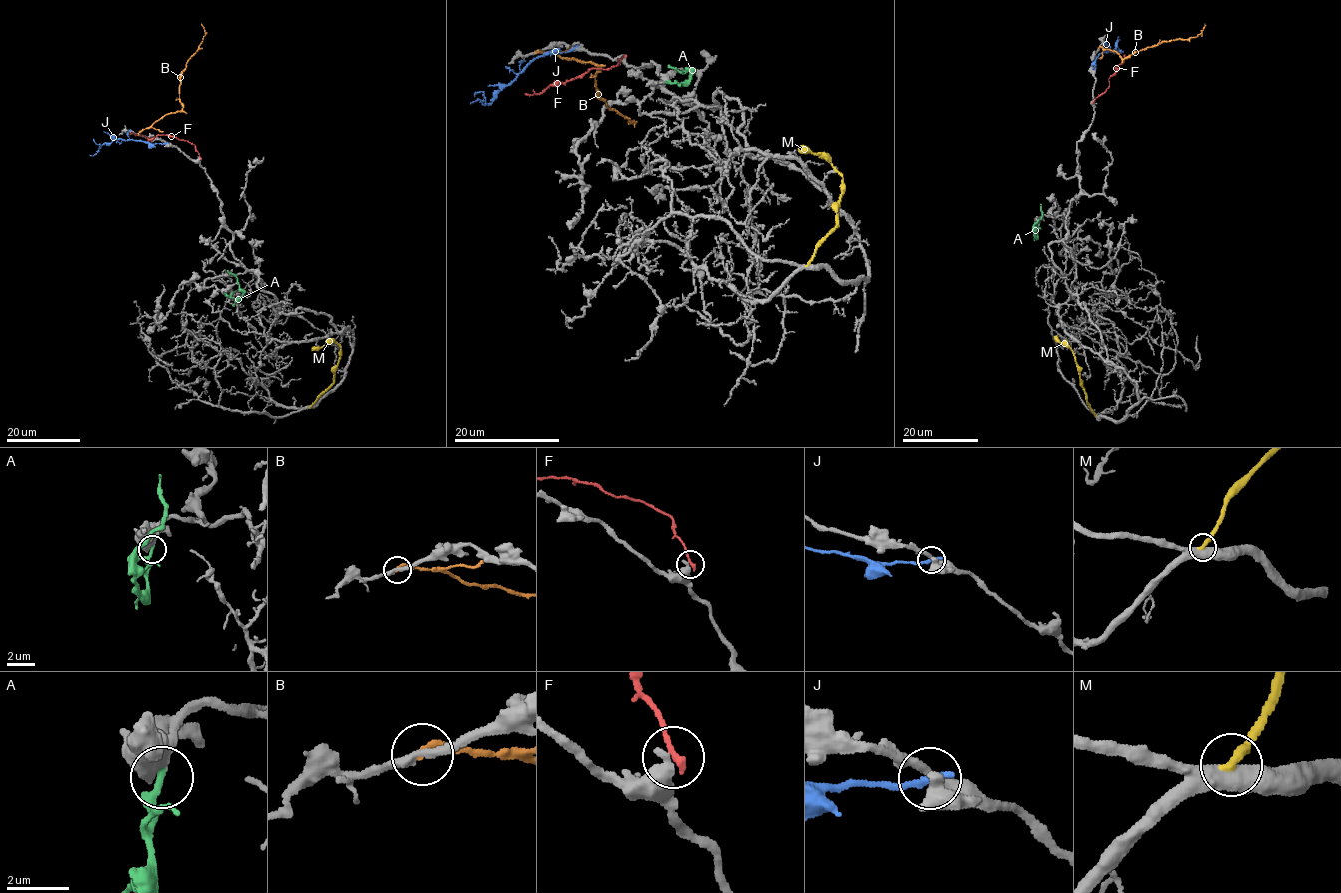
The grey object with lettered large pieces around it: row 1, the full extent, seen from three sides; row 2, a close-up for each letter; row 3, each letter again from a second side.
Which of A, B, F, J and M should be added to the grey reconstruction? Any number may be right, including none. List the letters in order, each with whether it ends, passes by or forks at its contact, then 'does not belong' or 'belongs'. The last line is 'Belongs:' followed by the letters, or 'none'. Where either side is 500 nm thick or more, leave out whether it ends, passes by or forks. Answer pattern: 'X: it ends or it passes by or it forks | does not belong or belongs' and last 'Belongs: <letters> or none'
A: it ends | belongs
B: it ends | does not belong
F: it ends | does not belong
J: it ends | does not belong
M: does not belong
Belongs: A

